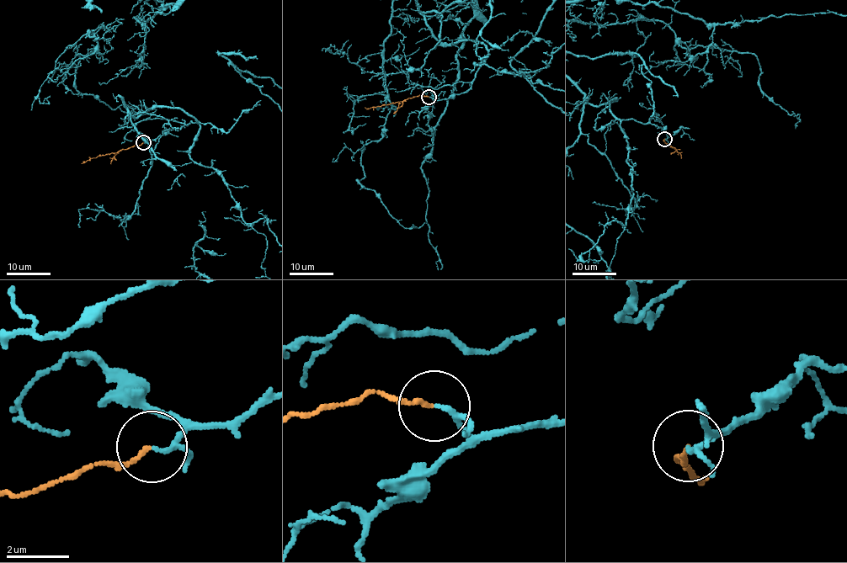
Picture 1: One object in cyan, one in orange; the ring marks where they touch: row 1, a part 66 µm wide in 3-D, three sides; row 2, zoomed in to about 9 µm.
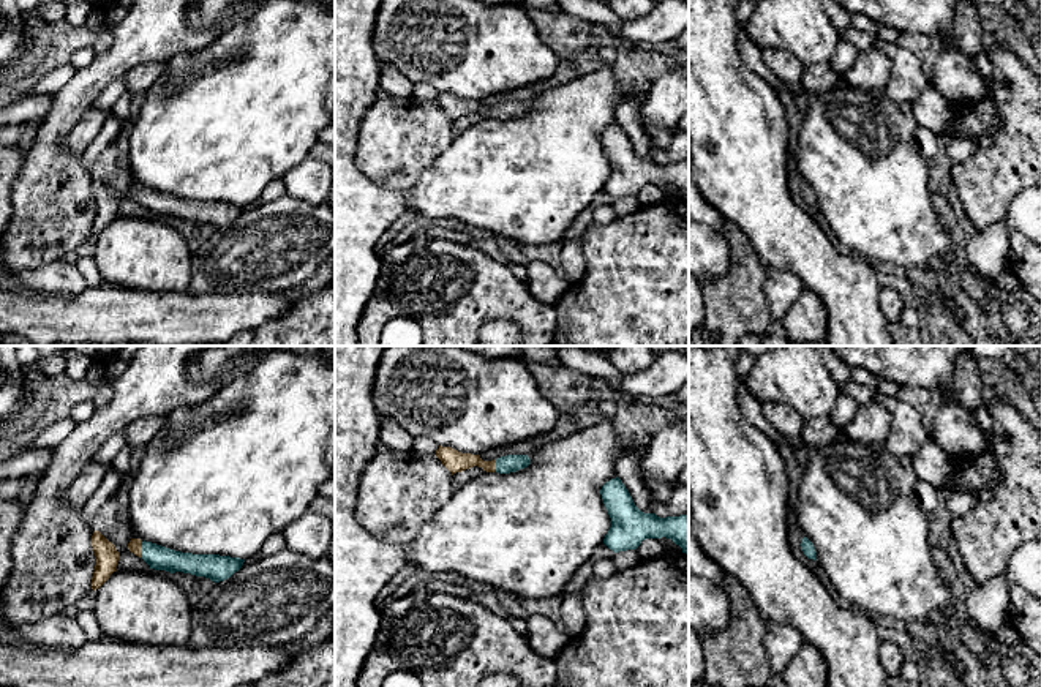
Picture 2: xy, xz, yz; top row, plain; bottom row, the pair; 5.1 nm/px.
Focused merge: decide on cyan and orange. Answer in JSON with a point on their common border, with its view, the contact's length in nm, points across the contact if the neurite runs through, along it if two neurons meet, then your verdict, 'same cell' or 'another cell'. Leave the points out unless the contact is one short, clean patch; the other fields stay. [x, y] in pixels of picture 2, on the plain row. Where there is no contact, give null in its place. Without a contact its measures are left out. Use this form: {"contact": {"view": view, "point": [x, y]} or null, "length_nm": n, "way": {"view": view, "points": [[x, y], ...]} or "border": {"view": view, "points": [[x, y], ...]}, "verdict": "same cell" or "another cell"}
{"contact": {"view": "xy", "point": [142, 196]}, "length_nm": 80, "verdict": "same cell"}

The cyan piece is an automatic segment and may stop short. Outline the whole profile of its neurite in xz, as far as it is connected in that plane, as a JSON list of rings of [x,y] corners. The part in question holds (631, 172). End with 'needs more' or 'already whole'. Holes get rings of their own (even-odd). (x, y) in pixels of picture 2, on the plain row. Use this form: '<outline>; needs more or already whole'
[[[619,123],[600,136],[611,164],[611,174],[603,190],[614,199],[637,196],[646,185],[671,185],[689,201],[689,161],[660,164],[641,158]]]; already whole

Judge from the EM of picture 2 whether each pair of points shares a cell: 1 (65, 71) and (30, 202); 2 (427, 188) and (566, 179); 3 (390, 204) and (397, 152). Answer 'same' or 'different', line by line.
1: different
2: same
3: different

